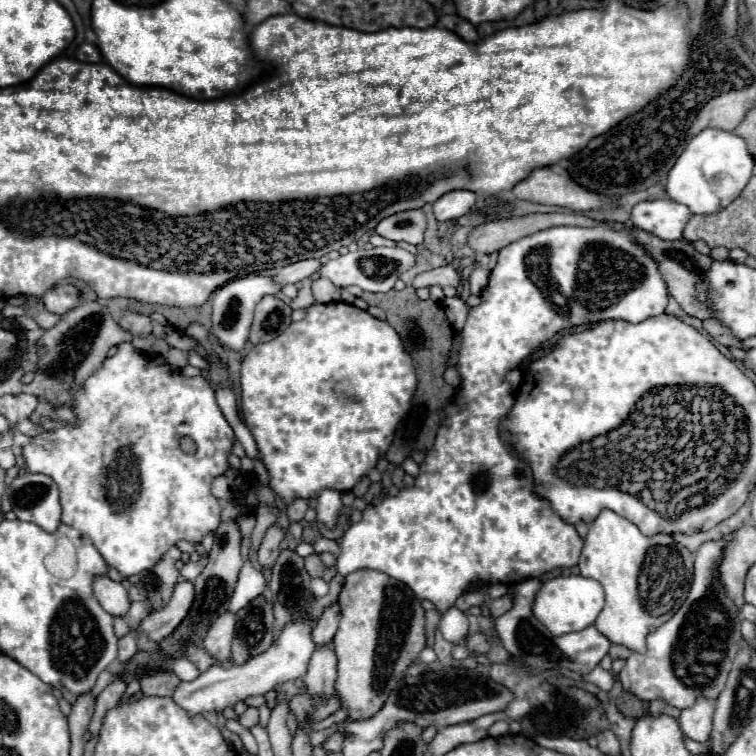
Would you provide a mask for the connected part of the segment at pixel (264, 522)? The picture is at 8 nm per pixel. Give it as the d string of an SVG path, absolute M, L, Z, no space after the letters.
M259 504L259 506L257 506L257 524L255 524L255 530L253 530L253 534L251 534L251 546L253 546L253 550L259 548L265 530L267 530L271 524L275 524L275 522L277 522L277 516L273 514L273 510L271 510L267 504Z

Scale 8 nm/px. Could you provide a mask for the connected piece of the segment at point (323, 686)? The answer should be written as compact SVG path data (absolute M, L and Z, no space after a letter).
M327 642L313 652L309 672L305 674L303 682L309 694L331 696L335 692L335 680L337 680L337 656L333 642Z

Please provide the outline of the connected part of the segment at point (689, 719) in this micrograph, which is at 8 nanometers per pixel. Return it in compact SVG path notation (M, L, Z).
M699 696L691 708L681 710L679 722L683 734L695 742L707 742L711 738L713 712L715 712L715 700Z

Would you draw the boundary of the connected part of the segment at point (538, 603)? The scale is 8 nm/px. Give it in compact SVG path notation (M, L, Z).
M569 574L569 576L549 578L543 582L541 590L535 596L533 614L549 632L553 632L555 636L561 636L561 634L579 632L579 630L591 626L595 622L595 618L599 616L603 604L605 604L603 588L601 588L601 584L597 584L597 580Z

